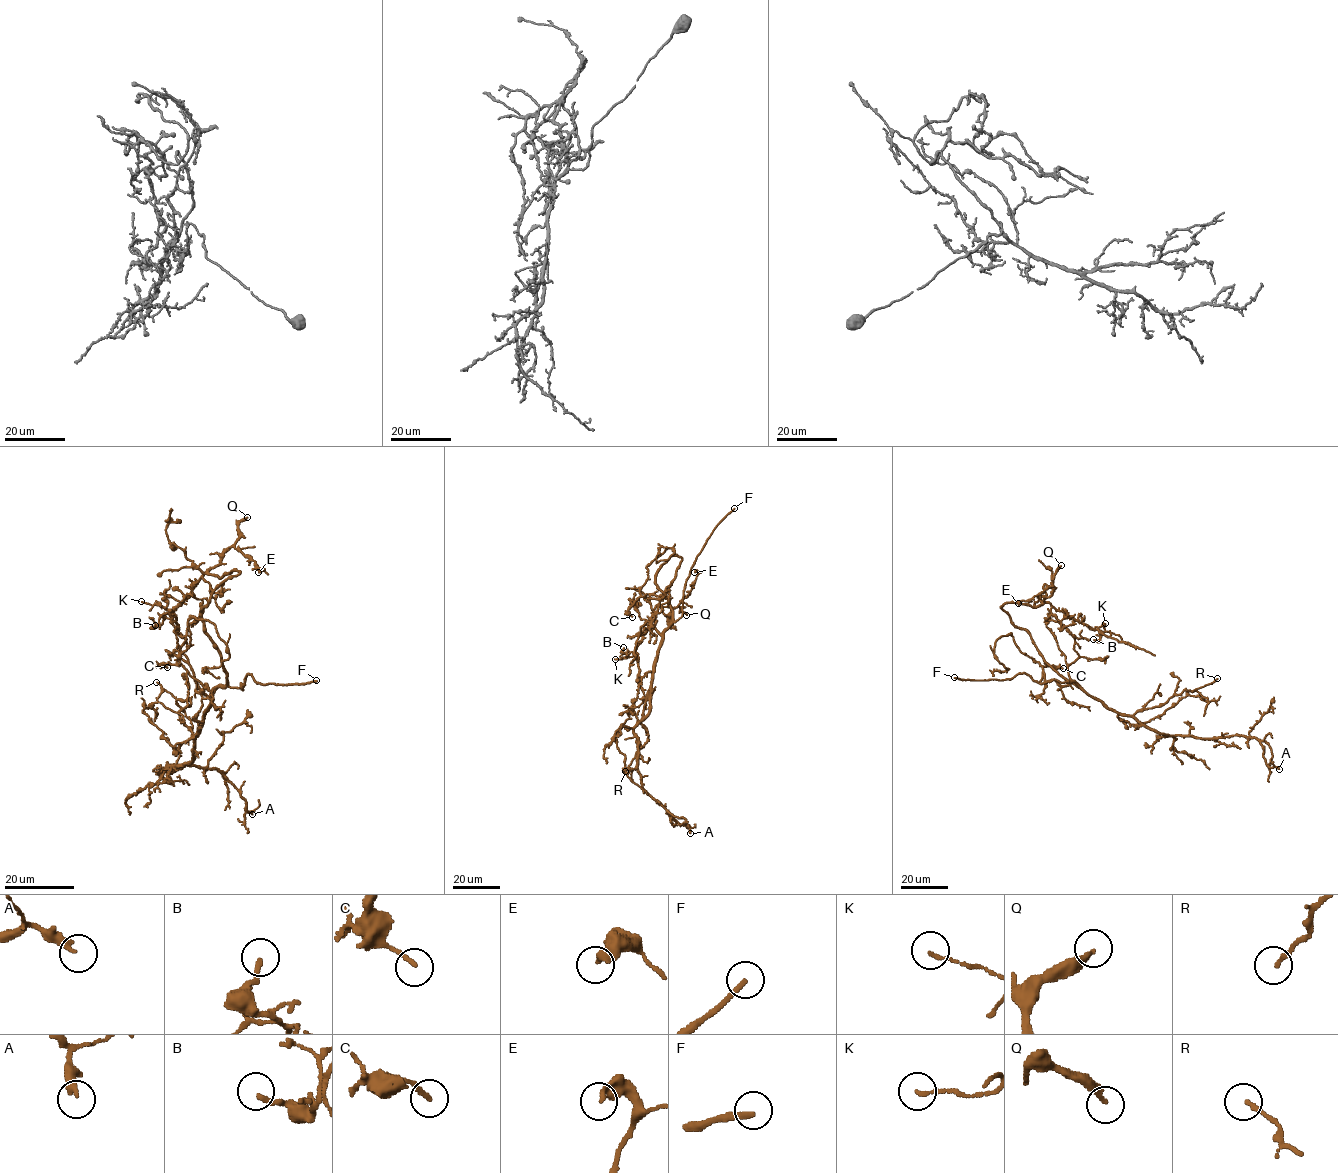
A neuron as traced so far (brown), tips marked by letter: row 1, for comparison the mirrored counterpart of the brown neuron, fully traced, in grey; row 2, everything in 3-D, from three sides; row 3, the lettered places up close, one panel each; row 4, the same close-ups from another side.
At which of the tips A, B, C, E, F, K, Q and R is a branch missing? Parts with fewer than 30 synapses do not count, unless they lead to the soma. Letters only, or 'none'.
F, Q

